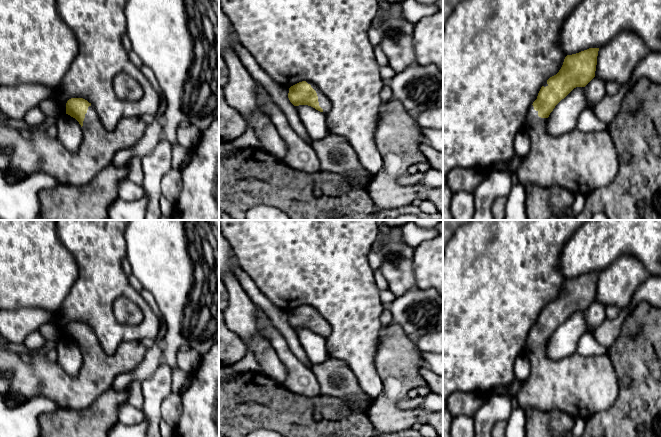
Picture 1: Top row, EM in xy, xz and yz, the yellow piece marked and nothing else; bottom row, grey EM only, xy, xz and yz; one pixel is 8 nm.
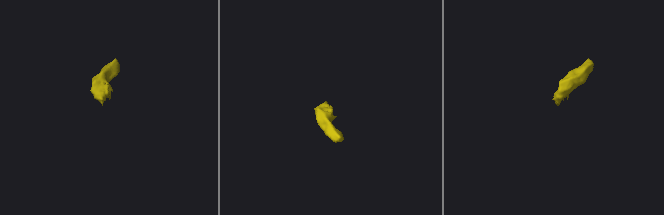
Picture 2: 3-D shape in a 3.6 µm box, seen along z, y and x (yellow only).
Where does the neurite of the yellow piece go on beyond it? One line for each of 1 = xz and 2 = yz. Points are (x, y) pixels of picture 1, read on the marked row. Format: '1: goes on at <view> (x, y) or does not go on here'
1: goes on at xz (324, 102)
2: goes on at yz (581, 162)

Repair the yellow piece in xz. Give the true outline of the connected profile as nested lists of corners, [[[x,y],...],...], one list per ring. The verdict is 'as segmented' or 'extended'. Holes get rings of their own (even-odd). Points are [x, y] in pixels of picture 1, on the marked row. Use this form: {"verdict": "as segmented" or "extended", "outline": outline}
{"verdict": "extended", "outline": [[[302,81],[291,86],[288,98],[294,106],[308,105],[325,114],[332,108],[328,97],[312,82]]]}

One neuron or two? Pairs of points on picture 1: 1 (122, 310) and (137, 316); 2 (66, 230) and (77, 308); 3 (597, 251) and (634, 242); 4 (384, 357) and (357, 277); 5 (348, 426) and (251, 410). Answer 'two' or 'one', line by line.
1: one
2: one
3: one
4: two
5: one

